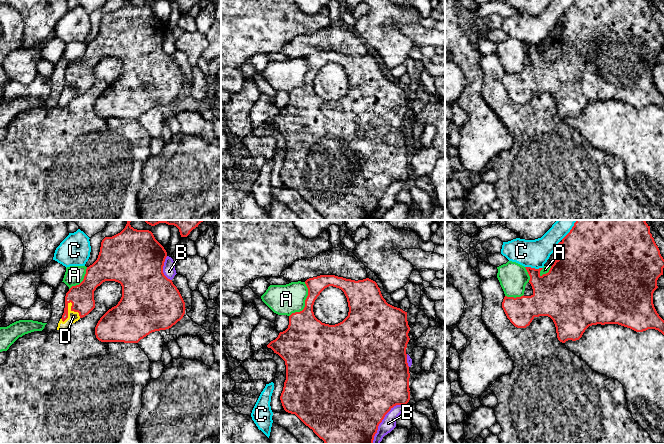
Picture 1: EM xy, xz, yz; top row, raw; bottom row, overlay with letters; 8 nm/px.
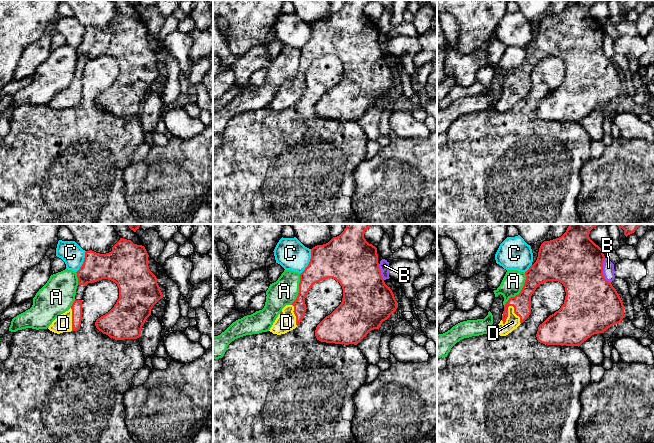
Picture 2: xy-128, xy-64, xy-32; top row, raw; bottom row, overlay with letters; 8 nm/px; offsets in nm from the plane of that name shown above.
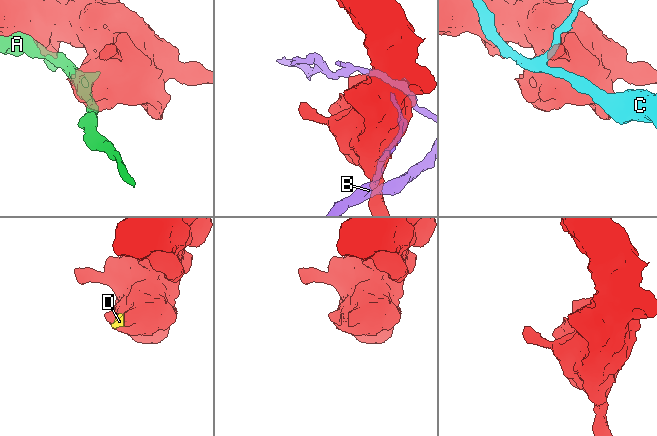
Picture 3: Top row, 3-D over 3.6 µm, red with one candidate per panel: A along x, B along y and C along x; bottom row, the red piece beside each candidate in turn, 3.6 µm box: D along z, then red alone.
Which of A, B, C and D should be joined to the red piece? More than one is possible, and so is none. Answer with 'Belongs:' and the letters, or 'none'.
Belongs: D

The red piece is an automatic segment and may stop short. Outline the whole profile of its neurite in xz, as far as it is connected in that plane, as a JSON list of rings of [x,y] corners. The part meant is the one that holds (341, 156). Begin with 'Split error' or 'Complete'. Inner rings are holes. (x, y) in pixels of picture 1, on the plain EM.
Complete. [[[320,51],[307,55],[305,60],[308,72],[304,85],[292,89],[288,104],[267,121],[286,141],[286,156],[280,172],[282,182],[312,205],[325,220],[373,220],[385,191],[394,182],[405,182],[410,176],[410,149],[406,130],[410,103],[407,88],[388,80],[377,59],[369,54],[355,57],[335,51]],[[329,62],[344,68],[349,83],[348,92],[335,101],[322,99],[313,88],[315,76]]]

